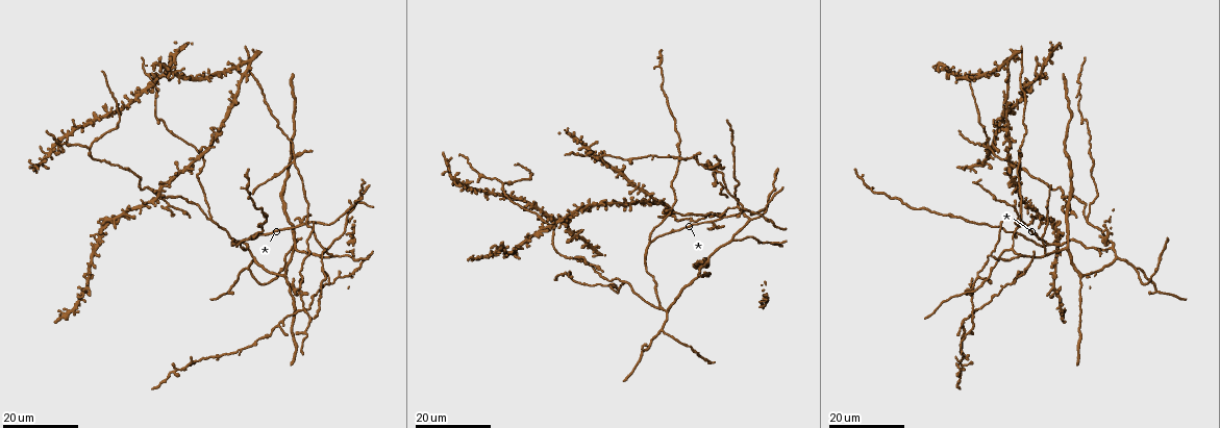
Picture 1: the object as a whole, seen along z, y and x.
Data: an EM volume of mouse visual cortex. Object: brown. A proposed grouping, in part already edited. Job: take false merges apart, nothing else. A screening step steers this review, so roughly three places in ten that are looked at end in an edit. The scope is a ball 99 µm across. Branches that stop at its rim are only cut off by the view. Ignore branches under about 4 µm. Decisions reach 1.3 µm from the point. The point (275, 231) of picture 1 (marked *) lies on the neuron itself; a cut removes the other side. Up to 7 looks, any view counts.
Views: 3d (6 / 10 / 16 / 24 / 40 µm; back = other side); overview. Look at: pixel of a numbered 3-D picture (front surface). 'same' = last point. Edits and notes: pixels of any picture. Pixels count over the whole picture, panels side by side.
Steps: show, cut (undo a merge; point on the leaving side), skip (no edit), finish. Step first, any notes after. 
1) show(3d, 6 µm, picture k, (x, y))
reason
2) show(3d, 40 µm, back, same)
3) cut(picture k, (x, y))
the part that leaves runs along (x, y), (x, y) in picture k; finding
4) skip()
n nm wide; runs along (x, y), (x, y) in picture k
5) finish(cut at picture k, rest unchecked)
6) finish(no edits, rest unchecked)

show(3d, 24 µm, picture 1, (298, 225))
side arm on a straight run

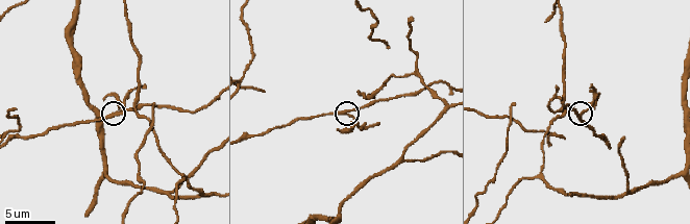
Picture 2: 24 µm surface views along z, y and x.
show(3d, 10 µm, picture 2, (117, 115))

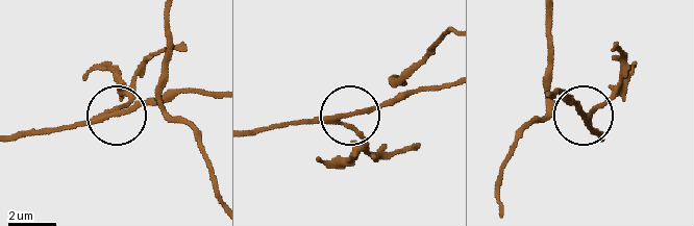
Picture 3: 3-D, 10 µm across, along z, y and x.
cut(picture 3, (117, 90))
the part that leaves runs along (332, 124), (361, 136), (373, 154), (419, 144) in picture 3; two neurons meet here

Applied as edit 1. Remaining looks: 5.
show(3d, 16 µm, picture 1, (970, 292))

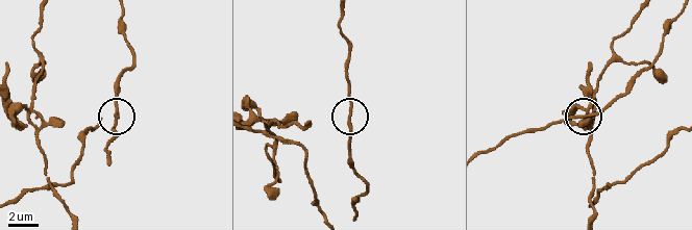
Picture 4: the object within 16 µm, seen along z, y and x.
show(3d, 10 µm, picture 4, (582, 119))

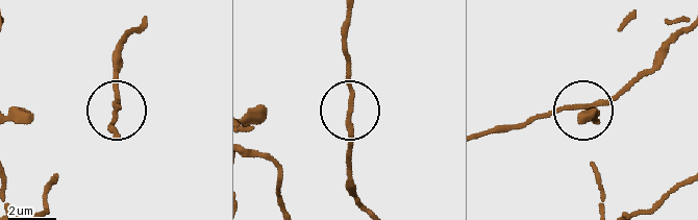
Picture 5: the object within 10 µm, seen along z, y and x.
skip()
side arm 16 µm; continuous, no second neuron

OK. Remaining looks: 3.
show(3d, 6 µm, picture 2, (575, 193))

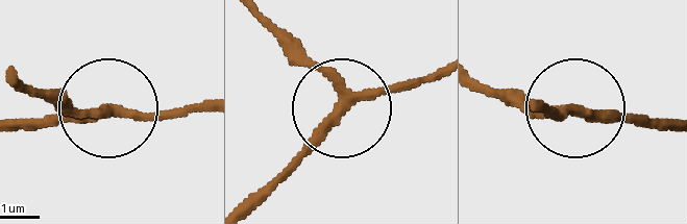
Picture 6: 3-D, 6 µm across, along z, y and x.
skip()
3 arms; runs along (256, 11), (340, 108), (436, 78) in picture 6; continuous, no second neuron

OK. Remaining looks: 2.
finish(cut at picture 3, rest unchecked)

